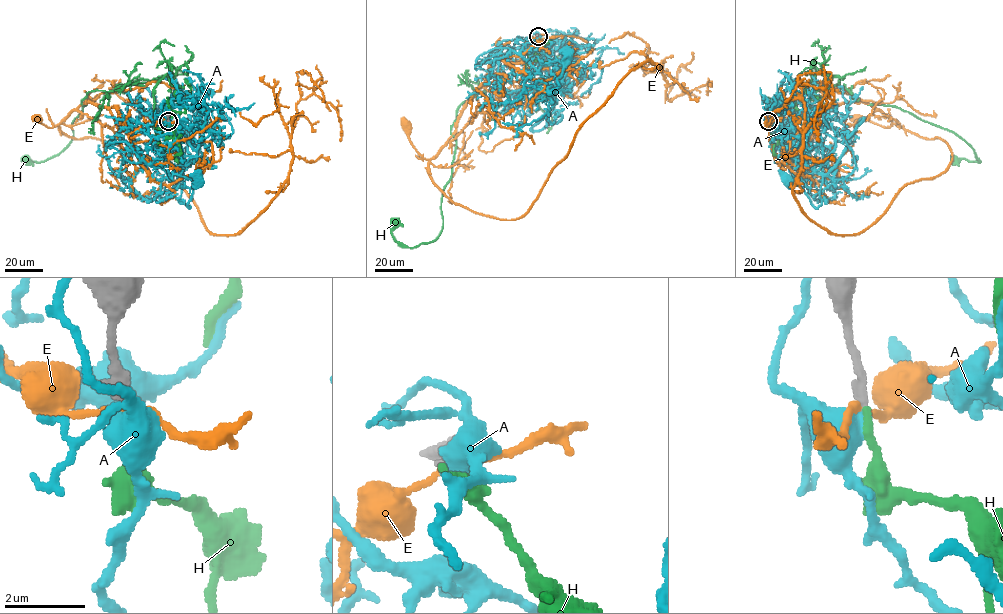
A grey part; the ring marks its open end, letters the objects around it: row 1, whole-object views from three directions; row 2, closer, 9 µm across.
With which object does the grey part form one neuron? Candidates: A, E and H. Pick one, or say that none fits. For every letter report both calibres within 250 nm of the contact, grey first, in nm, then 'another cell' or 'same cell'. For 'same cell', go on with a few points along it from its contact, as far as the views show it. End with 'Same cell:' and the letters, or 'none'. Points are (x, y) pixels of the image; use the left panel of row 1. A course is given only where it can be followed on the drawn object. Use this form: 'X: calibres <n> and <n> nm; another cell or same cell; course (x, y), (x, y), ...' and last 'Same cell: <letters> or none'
A: calibres 320 and 550 nm; another cell
E: calibres 320 and 160 nm; another cell
H: calibres 320 and 200 nm; same cell
Same cell: H

